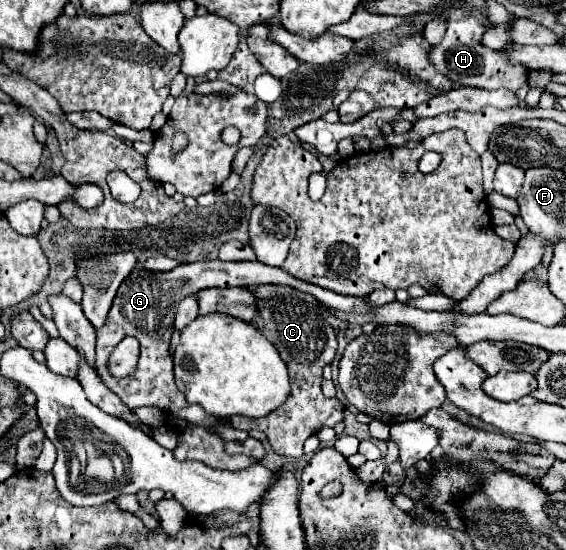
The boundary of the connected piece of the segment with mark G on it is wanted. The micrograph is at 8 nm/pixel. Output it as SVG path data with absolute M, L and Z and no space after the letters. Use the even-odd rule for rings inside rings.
M215 259L181 264L167 273L151 273L141 267L135 267L135 271L121 283L105 325L97 329L97 373L101 375L103 383L111 391L115 391L129 409L135 409L141 405L155 405L167 411L169 415L177 415L195 425L191 431L187 431L187 435L181 435L179 445L173 451L175 459L181 459L181 461L201 459L207 467L217 467L221 471L243 471L245 467L253 465L253 459L247 455L237 455L237 457L227 455L223 451L223 441L217 435L205 431L205 425L219 425L219 419L211 419L211 415L207 414L201 406L191 405L183 399L183 393L175 387L175 379L173 379L173 359L169 357L169 341L171 341L171 319L175 317L175 307L187 295L193 295L207 287L229 287L229 285L257 287L265 283L291 285L295 289L315 295L319 301L323 301L329 307L339 307L341 311L369 311L373 307L367 303L367 299L351 299L347 295L335 295L333 291L293 279L293 275L287 275L281 267L267 267L259 261L225 263ZM127 335L133 335L141 341L141 357L133 375L117 379L115 375L109 373L109 367L107 367L109 355L113 353L117 343Z

